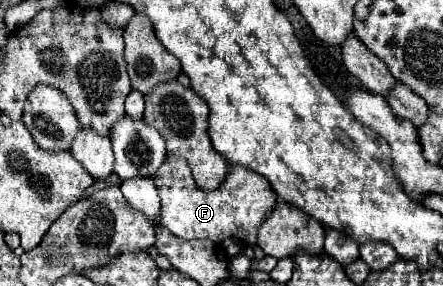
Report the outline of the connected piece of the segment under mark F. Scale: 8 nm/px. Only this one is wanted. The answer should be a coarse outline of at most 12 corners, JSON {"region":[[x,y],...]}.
{"region":[[168,155],[152,179],[158,223],[182,239],[256,245],[276,203],[256,171],[230,165],[212,191]]}

